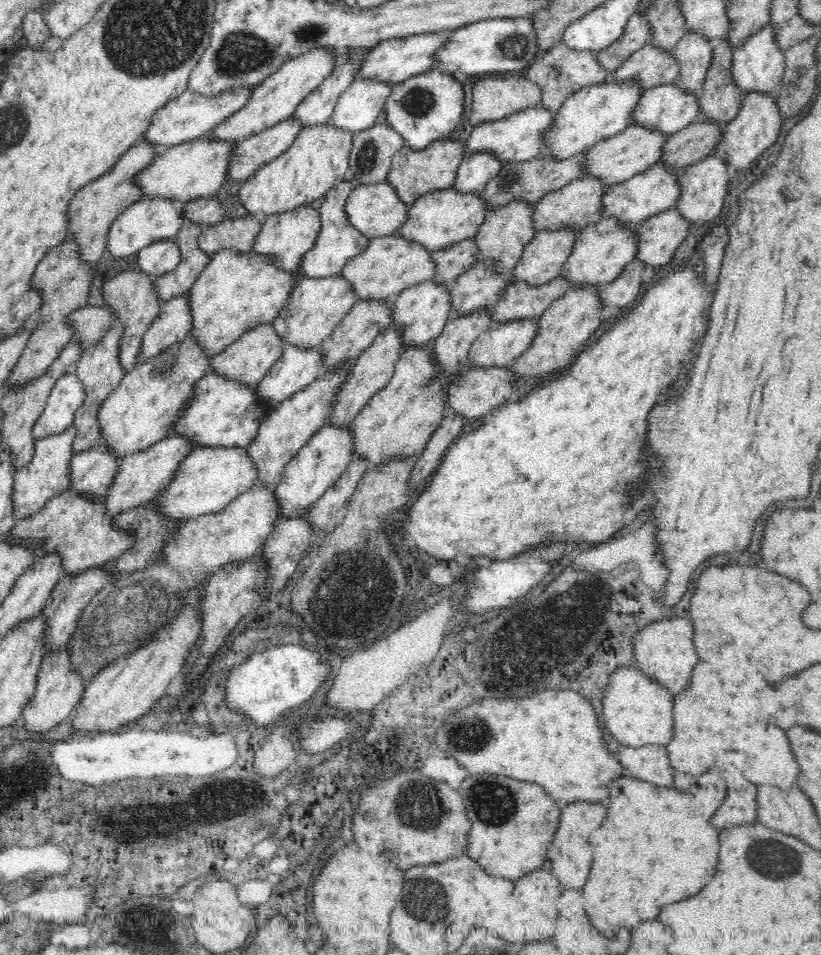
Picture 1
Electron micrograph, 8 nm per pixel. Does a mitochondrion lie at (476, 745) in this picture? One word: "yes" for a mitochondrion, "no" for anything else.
yes

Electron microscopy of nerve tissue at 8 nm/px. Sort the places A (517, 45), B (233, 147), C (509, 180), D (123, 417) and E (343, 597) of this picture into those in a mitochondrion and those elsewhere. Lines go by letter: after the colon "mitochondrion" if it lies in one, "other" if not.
A: mitochondrion
B: other
C: mitochondrion
D: other
E: mitochondrion

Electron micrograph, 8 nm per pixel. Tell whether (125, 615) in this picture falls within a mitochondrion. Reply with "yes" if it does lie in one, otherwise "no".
yes

